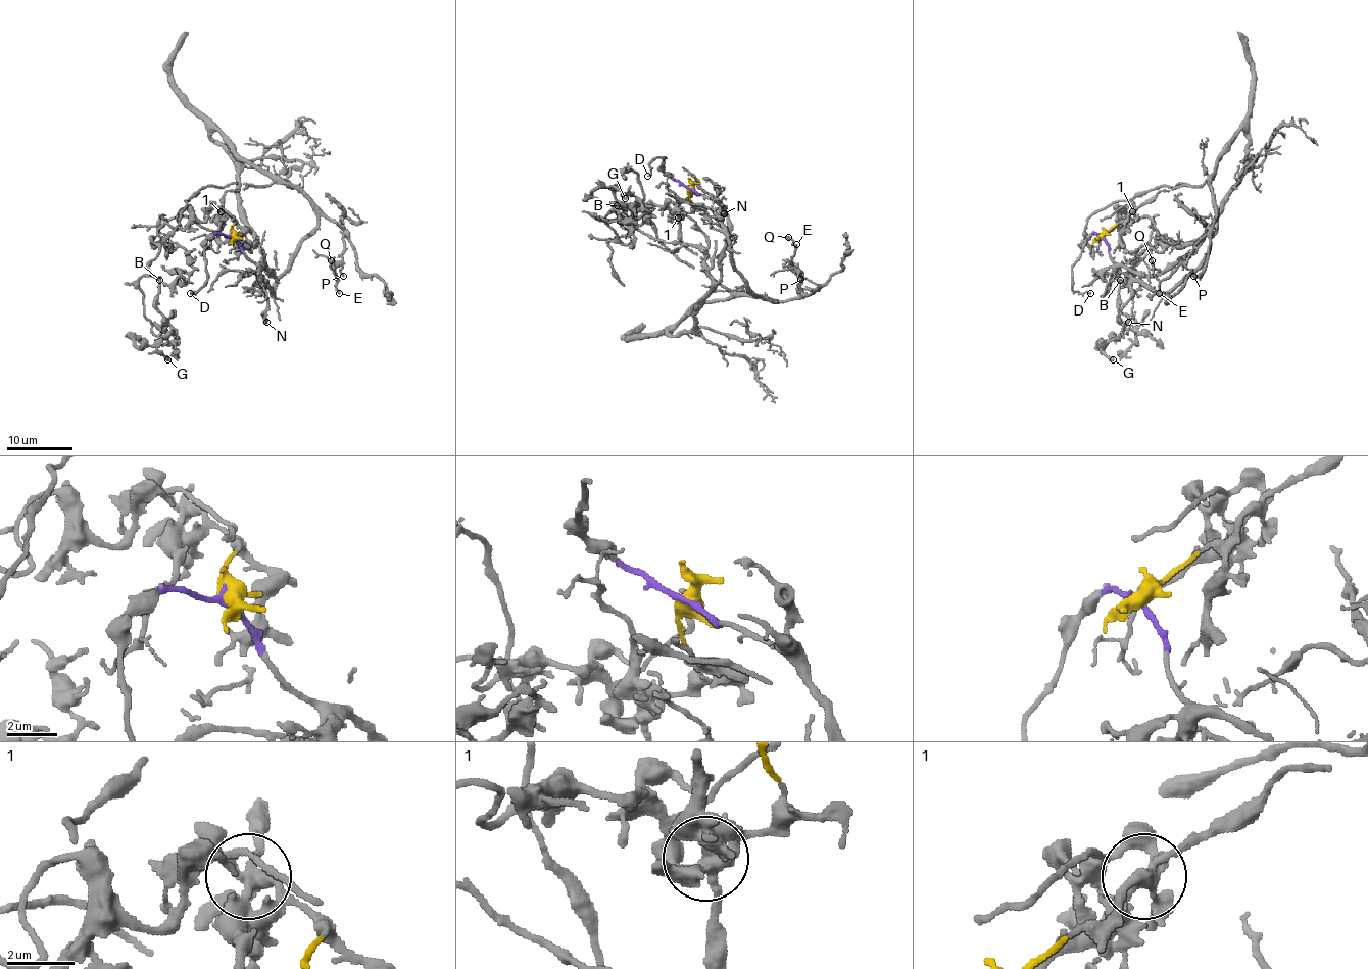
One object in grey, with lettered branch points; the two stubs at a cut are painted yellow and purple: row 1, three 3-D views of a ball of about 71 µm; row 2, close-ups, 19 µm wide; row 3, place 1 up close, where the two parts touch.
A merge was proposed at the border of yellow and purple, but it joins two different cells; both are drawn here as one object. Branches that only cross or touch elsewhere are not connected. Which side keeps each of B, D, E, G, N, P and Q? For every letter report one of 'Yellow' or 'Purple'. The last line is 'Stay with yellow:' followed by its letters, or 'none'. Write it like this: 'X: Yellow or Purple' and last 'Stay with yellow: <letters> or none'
B: Yellow
D: Purple
E: Purple
G: Yellow
N: Purple
P: Purple
Q: Purple
Stay with yellow: B, G

